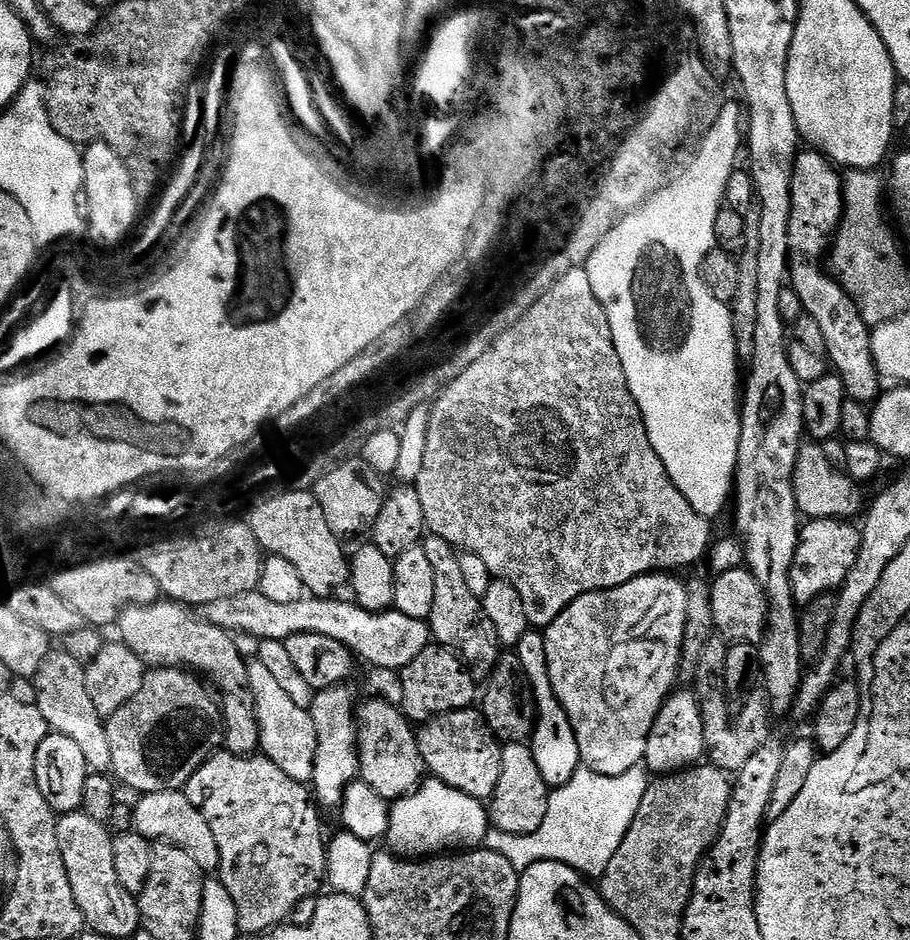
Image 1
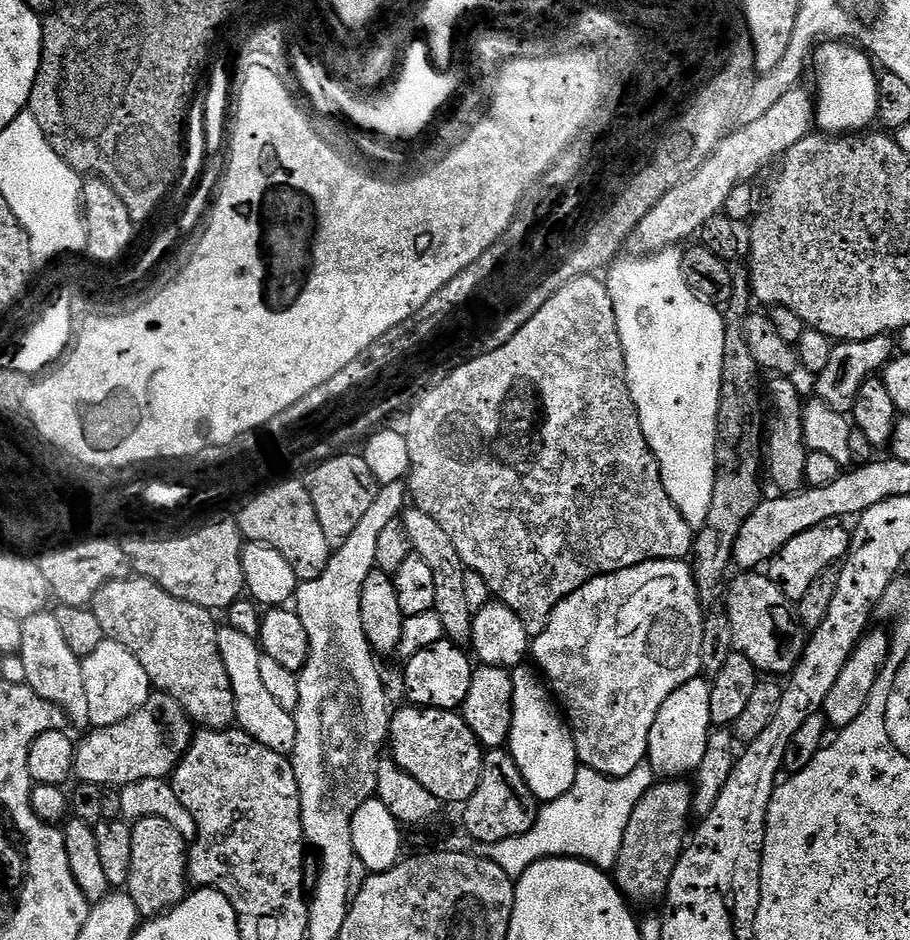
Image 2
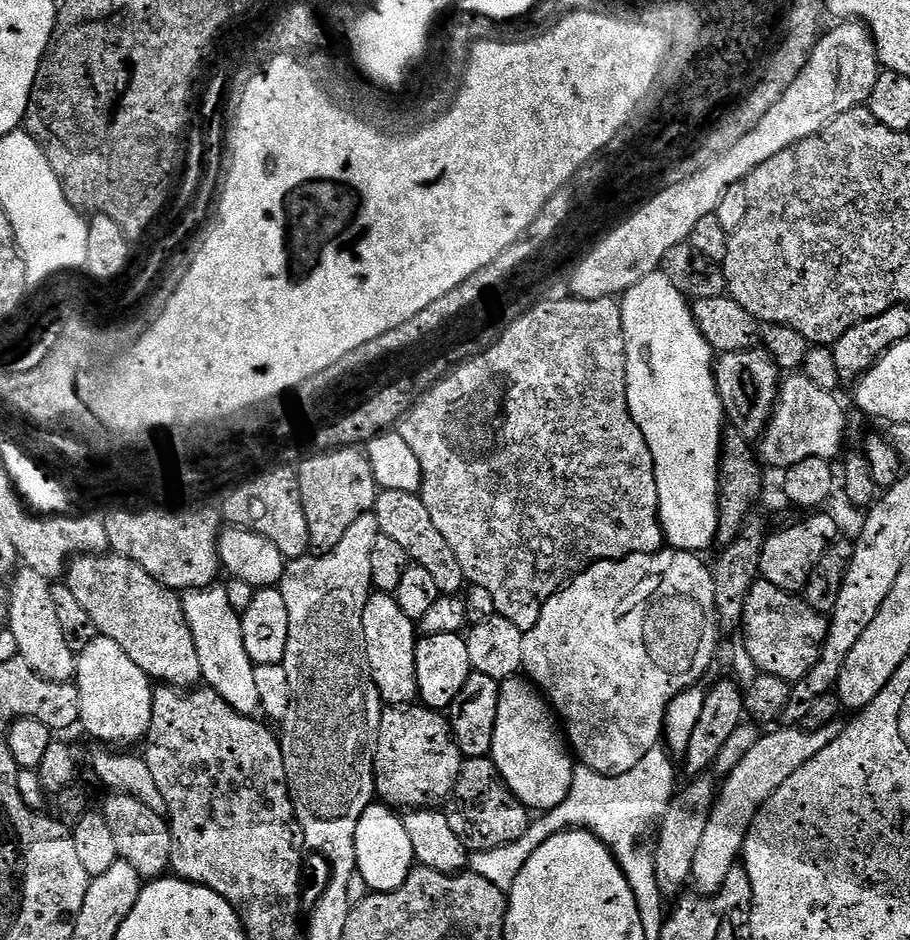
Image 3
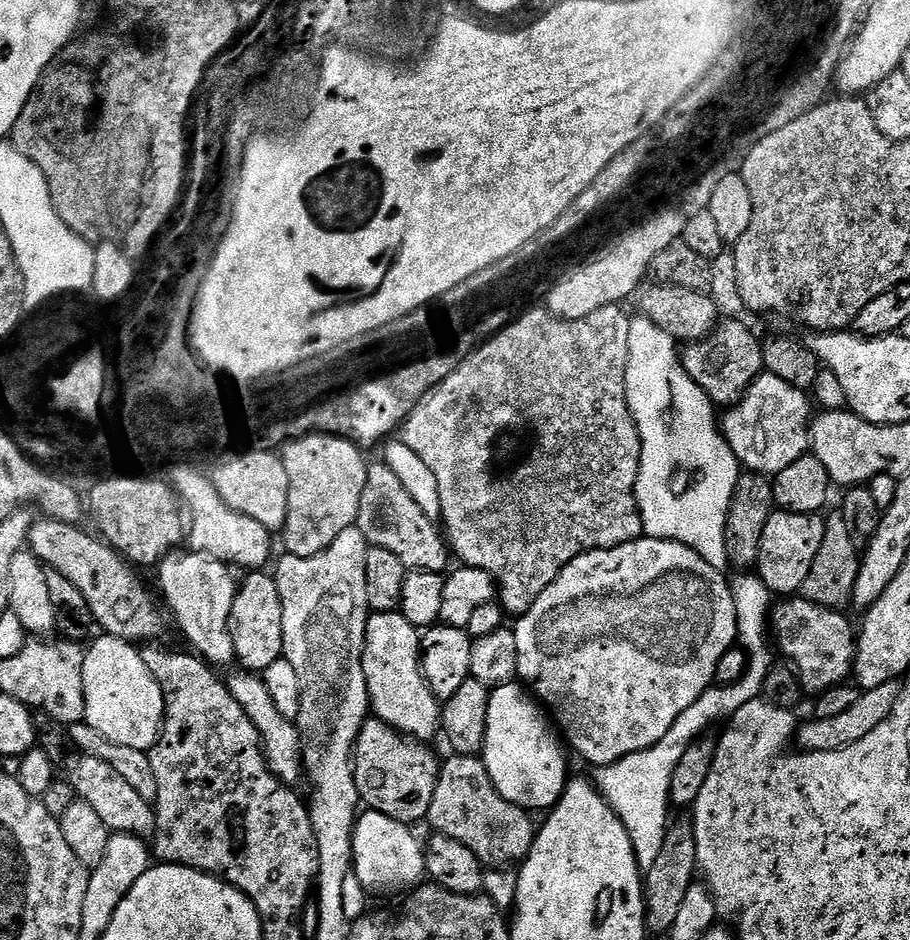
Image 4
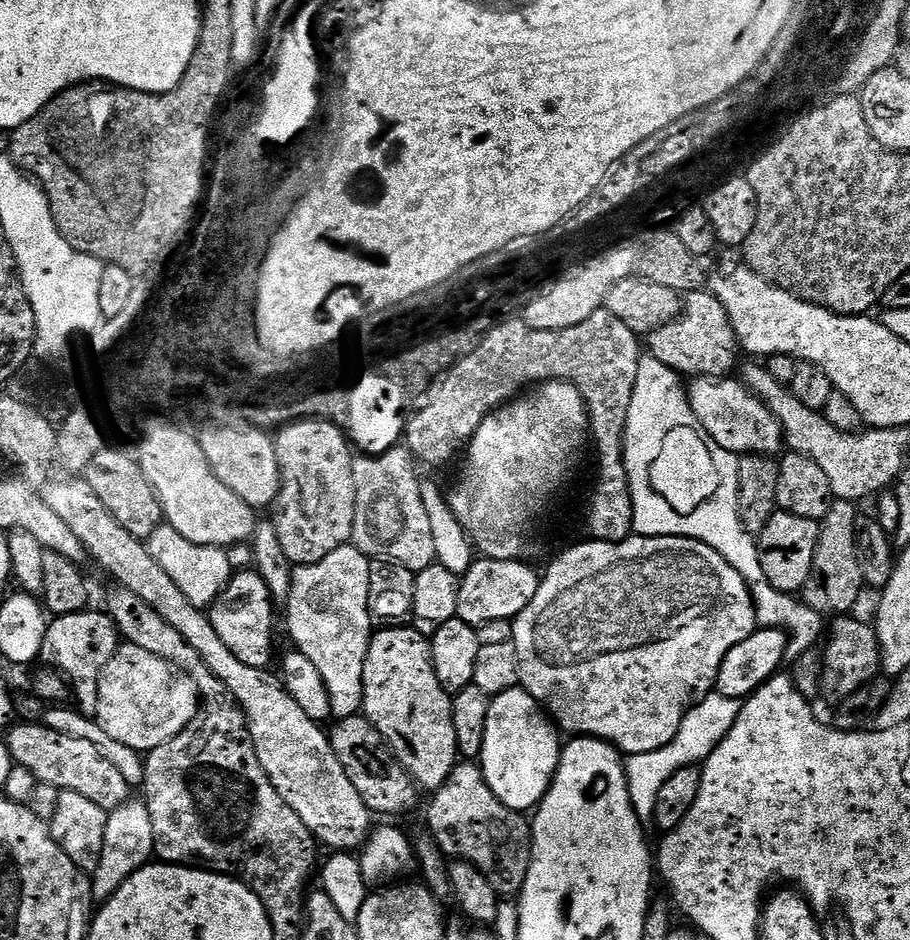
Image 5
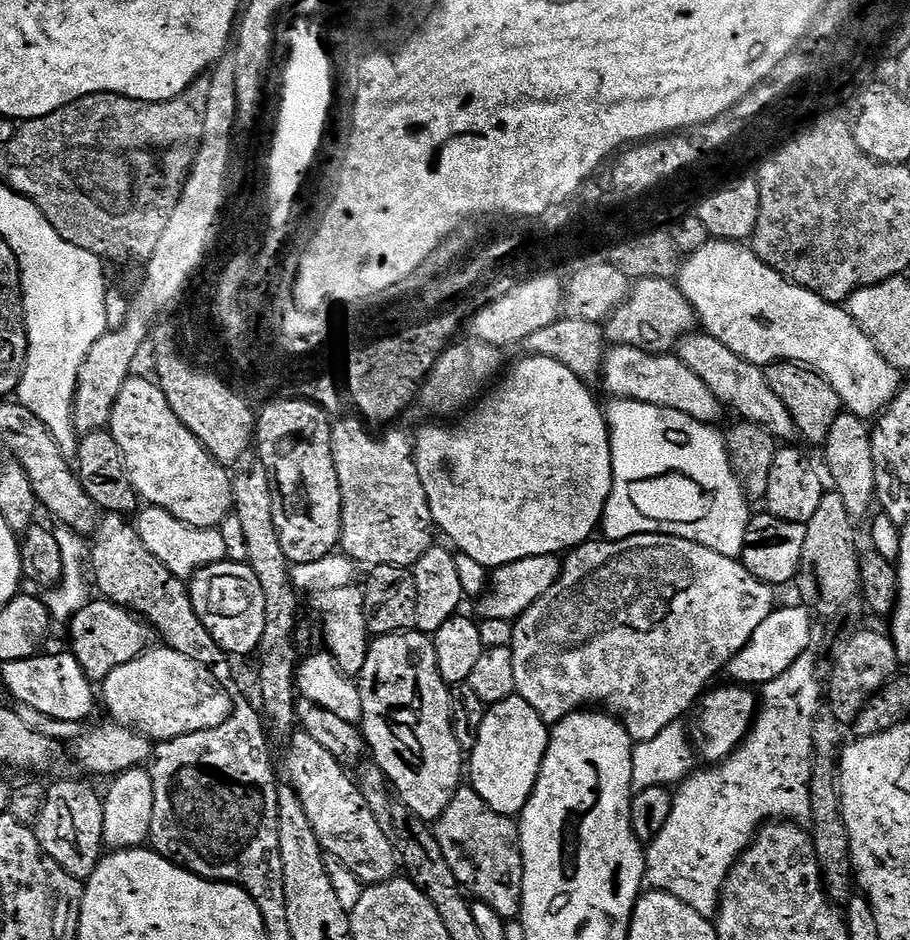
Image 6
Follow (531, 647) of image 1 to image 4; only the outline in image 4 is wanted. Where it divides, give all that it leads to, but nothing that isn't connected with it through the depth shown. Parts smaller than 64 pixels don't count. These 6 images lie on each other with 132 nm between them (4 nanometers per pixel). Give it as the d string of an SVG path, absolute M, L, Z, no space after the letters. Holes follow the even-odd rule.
M520 682L497 684L488 697L482 759L498 794L525 810L551 810L564 795L564 785L570 776L564 765L565 749L556 745L557 729L543 711L533 693Z

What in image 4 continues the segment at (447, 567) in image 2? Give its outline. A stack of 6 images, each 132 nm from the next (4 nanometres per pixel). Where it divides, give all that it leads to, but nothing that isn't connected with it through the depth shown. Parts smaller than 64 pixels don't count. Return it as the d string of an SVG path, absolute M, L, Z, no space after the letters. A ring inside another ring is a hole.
M385 462L368 465L366 490L362 490L362 506L358 510L355 527L360 529L369 545L394 550L409 570L417 567L416 560L421 560L424 566L435 565L432 563L436 560L435 552L440 548L440 540L442 544L442 532L437 521L431 520L414 502L406 487L402 486L401 479Z

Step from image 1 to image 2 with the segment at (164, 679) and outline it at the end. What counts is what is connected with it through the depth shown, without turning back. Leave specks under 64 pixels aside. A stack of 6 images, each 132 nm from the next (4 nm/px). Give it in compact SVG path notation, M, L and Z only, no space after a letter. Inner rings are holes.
M153 694L137 712L130 714L130 718L88 734L74 748L75 779L85 780L88 784L123 786L143 779L171 777L192 745L194 724L177 700L167 694Z

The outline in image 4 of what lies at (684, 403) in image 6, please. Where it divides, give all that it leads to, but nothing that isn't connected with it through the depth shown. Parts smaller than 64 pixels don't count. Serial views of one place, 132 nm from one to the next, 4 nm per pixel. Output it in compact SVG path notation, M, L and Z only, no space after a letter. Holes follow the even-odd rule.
M762 372L749 384L747 394L721 417L721 432L735 456L747 470L774 478L811 449L811 421L814 409L809 393L792 386L776 374Z

